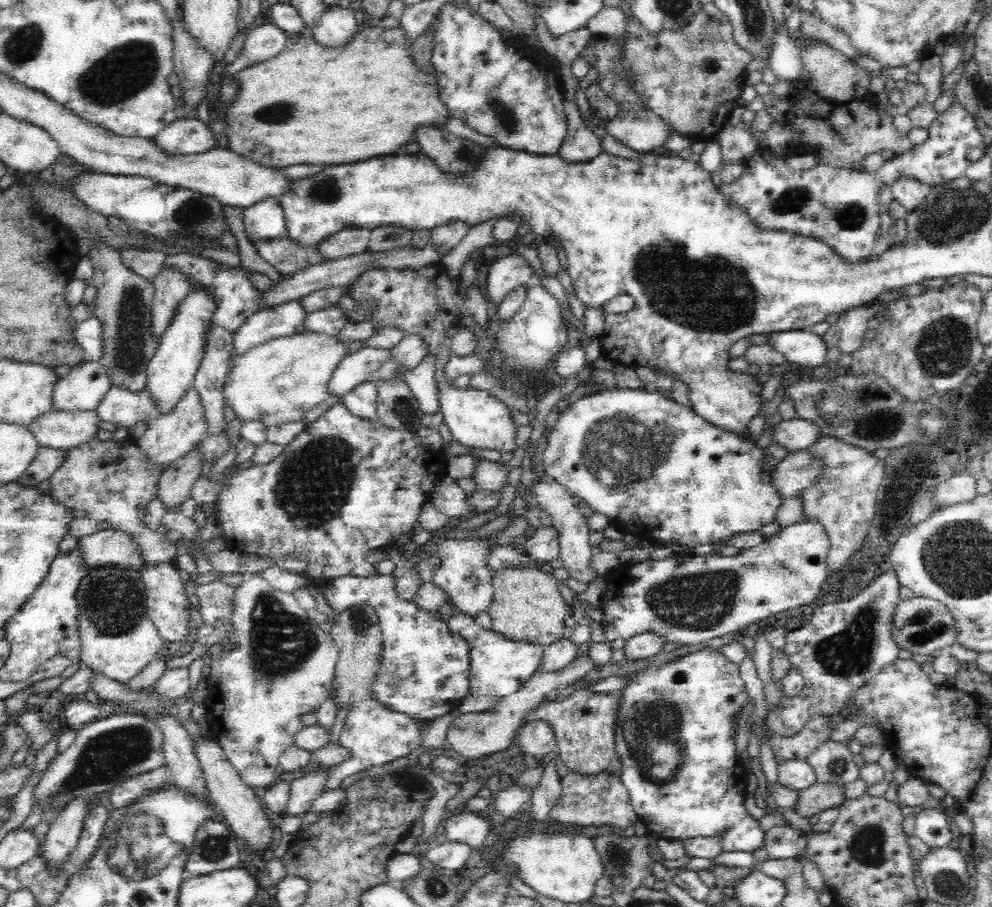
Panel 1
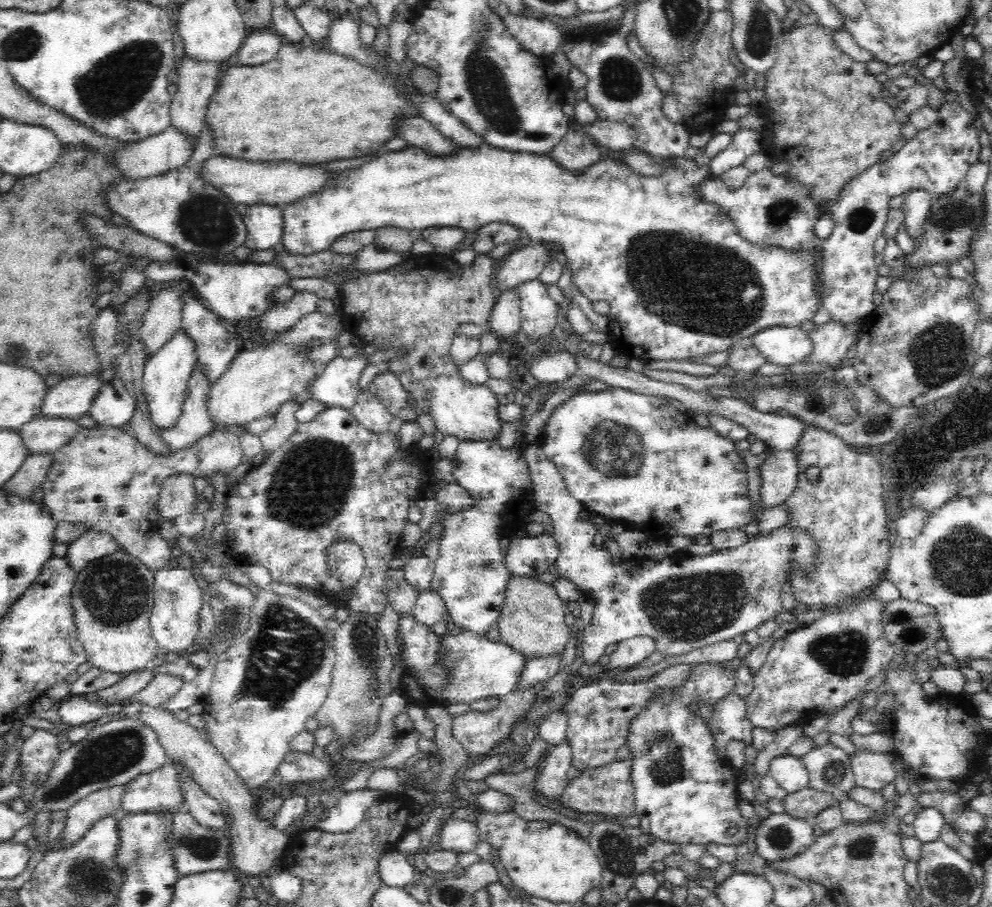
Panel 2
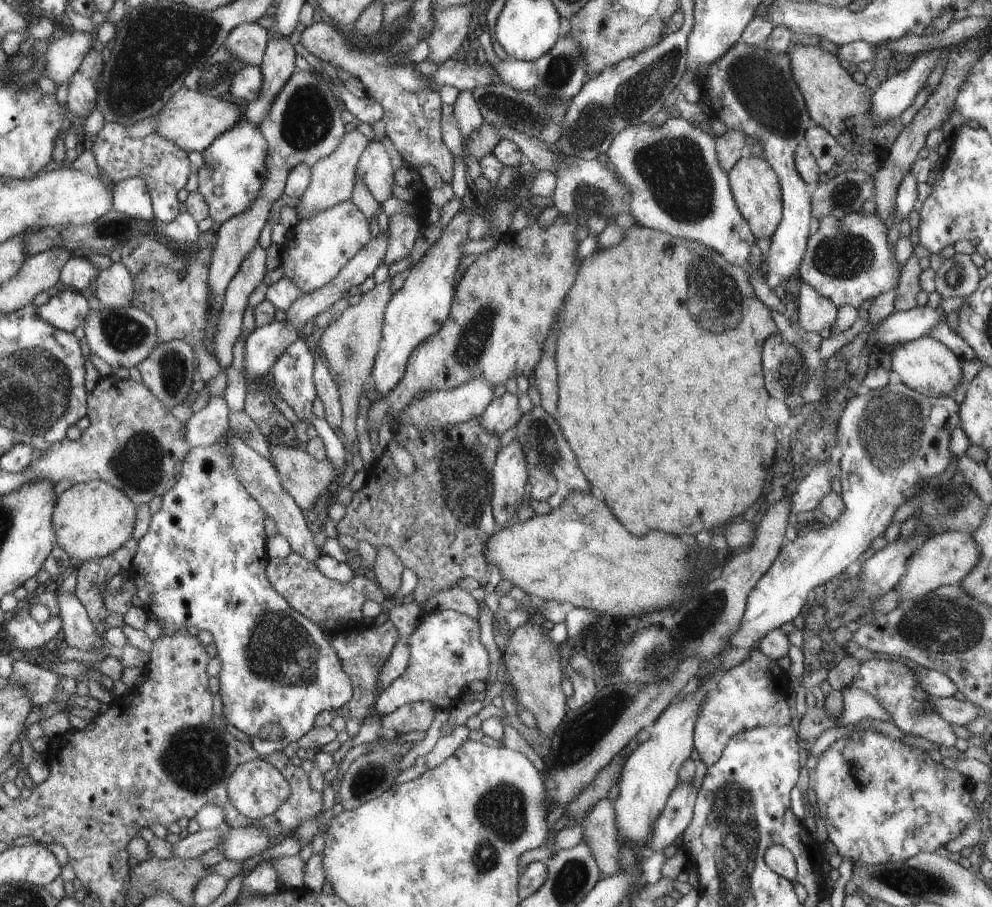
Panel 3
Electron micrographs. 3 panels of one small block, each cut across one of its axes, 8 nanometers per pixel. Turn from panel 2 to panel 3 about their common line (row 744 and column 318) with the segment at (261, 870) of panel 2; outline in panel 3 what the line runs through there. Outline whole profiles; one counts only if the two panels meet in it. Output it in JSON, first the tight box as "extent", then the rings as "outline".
{"extent":[295,130,371,219],"outline":[[[356,130],[348,132],[342,137],[338,148],[330,156],[321,158],[316,164],[310,163],[311,183],[295,207],[300,219],[312,218],[319,212],[335,207],[338,203],[343,203],[348,199],[352,200],[356,184],[356,164],[370,142],[371,140]]]}

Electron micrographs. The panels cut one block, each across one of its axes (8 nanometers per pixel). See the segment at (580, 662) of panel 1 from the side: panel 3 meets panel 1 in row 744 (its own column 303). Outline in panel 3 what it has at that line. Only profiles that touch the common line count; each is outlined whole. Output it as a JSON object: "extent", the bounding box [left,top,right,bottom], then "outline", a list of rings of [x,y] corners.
{"extent":[270,445,337,510],"outline":[[[270,445],[271,461],[278,471],[284,490],[295,500],[295,503],[304,510],[312,508],[319,496],[327,490],[333,480],[337,478],[337,471],[331,462],[324,458],[318,460],[304,448],[295,449],[287,446]]]}

